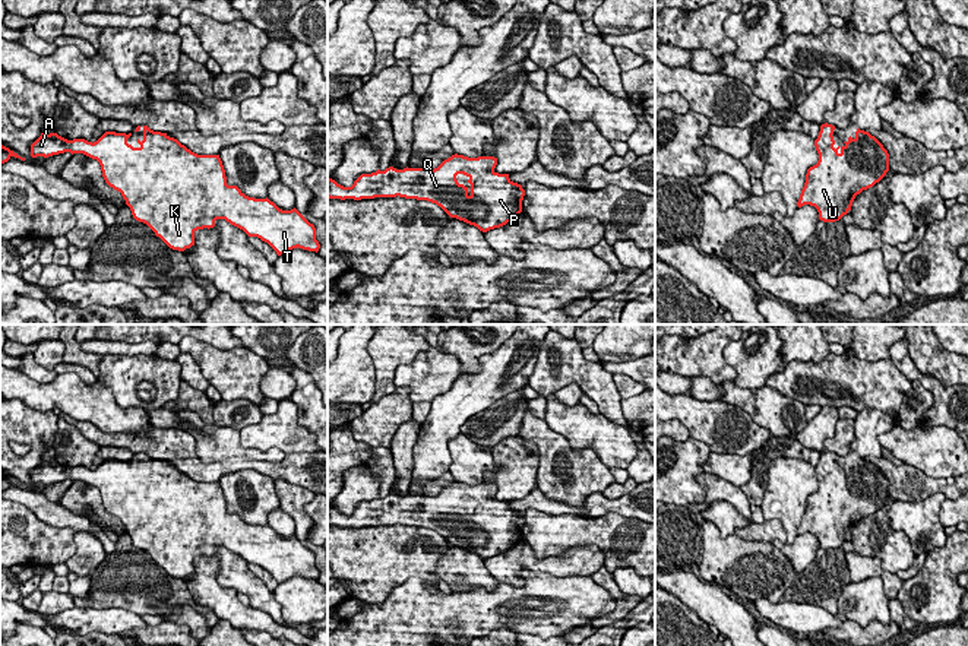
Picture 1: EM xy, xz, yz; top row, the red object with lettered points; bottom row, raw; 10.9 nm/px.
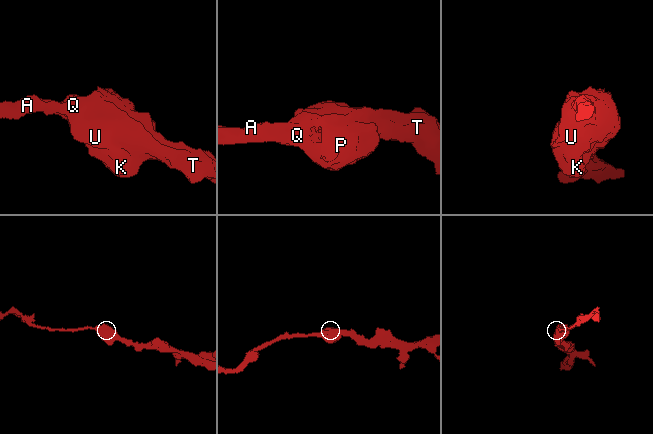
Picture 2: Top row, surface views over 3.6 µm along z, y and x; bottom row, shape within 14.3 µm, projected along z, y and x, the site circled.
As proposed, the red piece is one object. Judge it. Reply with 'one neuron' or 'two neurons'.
one neuron

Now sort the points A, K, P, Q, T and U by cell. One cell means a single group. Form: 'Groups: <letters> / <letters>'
Groups: A K P Q T U

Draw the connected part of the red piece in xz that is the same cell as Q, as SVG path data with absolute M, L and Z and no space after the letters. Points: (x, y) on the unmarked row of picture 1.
M452 482L437 495L393 494L361 501L351 514L328 504L329 526L405 525L427 528L480 558L500 555L522 539L525 517L494 498L497 485Z

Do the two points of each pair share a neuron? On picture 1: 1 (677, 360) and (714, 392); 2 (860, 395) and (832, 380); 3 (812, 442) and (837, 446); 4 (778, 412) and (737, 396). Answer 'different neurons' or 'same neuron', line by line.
1: different neurons
2: same neuron
3: different neurons
4: same neuron

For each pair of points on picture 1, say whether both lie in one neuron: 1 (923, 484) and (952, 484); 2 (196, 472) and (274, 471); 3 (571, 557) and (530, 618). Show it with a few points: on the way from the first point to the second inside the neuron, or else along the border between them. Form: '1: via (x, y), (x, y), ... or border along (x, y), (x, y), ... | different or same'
1: via (930, 485), (945, 485) | same
2: via (215, 471), (230, 465), (255, 465) | same
3: border along (524, 569), (556, 576), (590, 576) | different

